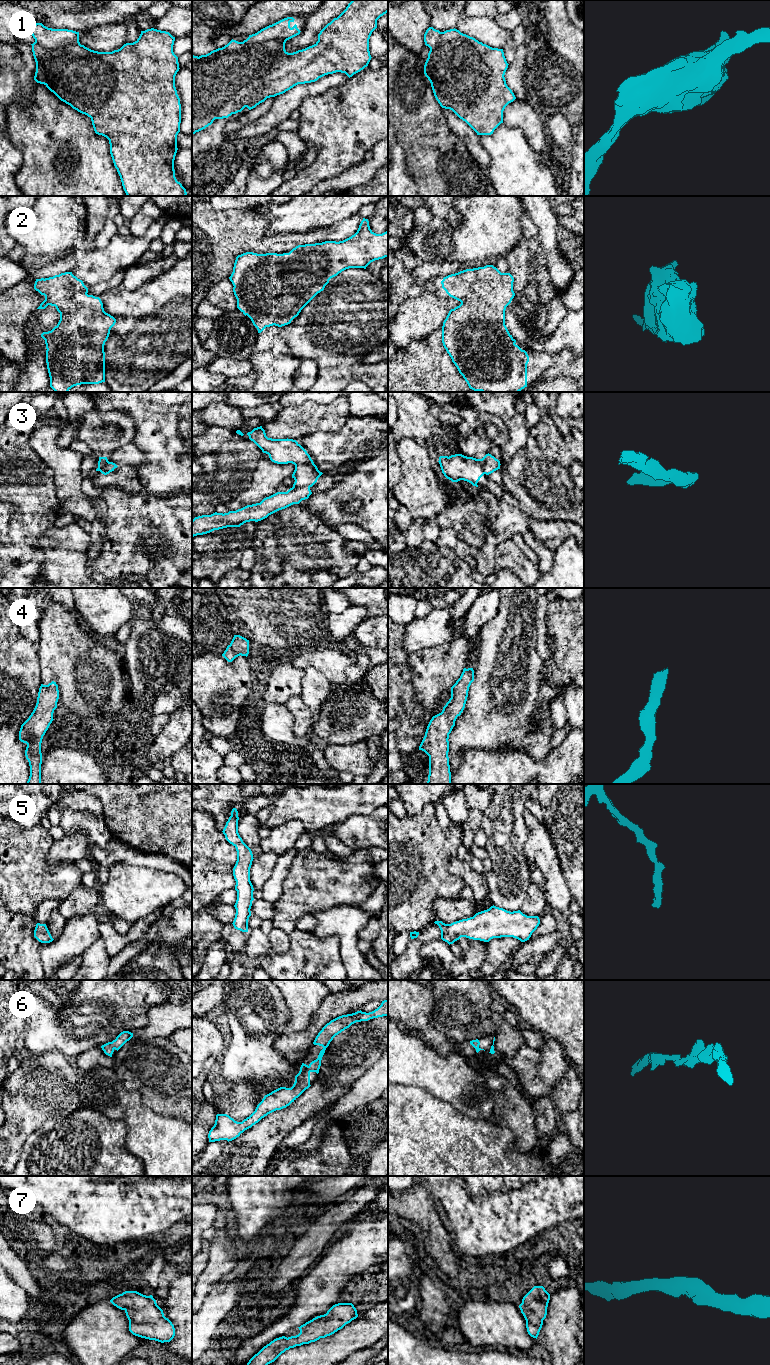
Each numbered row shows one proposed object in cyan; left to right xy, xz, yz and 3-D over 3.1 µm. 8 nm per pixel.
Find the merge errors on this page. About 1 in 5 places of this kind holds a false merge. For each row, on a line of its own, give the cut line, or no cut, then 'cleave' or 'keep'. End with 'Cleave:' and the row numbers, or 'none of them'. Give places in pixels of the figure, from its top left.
1: cut in xz along (286, 39), (270, 39), (252, 43), (241, 42); cleave
2: no cut; keep
3: cut in xy along (112, 466), (109, 469), (97, 468); cleave
4: no cut; keep
5: no cut; keep
6: no cut; keep
7: no cut; keep
Cleave: 1, 3

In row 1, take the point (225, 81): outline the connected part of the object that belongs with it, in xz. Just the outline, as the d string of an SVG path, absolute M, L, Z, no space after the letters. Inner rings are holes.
M352 0L337 18L320 31L318 41L305 49L288 53L285 50L287 40L243 44L232 39L224 47L199 56L192 63L192 135L211 125L215 119L228 118L245 107L251 110L267 98L283 94L298 84L315 82L336 72L345 73L349 78L360 72L368 66L372 58L369 39L377 28L377 20L387 12L388 0Z

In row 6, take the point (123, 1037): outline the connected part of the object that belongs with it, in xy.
M129 1031L121 1032L115 1040L112 1042L108 1042L101 1046L104 1053L110 1057L115 1050L119 1050L127 1041L129 1041L133 1037L133 1033Z

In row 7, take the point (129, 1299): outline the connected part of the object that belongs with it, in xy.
M125 1291L113 1297L110 1302L125 1311L129 1331L133 1335L161 1343L170 1342L174 1338L174 1325L164 1316L152 1295Z

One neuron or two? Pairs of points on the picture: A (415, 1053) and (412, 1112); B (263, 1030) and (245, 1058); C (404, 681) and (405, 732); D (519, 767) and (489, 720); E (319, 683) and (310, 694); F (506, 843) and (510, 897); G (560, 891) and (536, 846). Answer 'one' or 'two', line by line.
A: two
B: one
C: one
D: two
E: one
F: one
G: one

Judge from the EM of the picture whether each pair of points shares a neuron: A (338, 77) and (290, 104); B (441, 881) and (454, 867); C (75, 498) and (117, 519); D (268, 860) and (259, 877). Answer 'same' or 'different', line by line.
A: same
B: different
C: different
D: same

